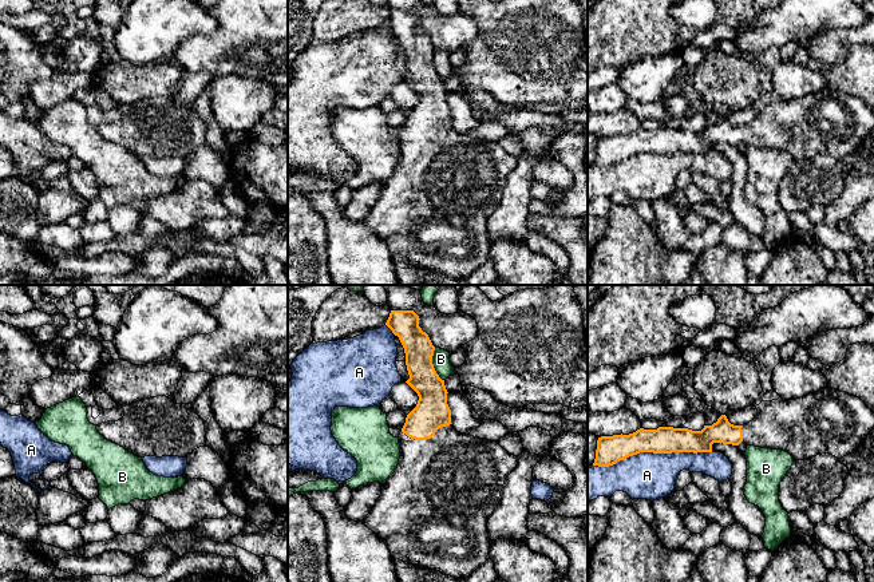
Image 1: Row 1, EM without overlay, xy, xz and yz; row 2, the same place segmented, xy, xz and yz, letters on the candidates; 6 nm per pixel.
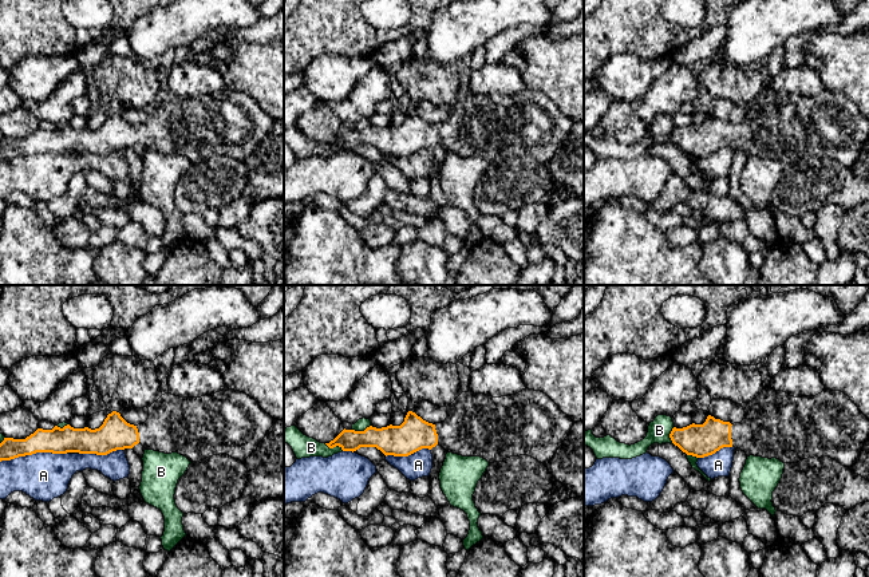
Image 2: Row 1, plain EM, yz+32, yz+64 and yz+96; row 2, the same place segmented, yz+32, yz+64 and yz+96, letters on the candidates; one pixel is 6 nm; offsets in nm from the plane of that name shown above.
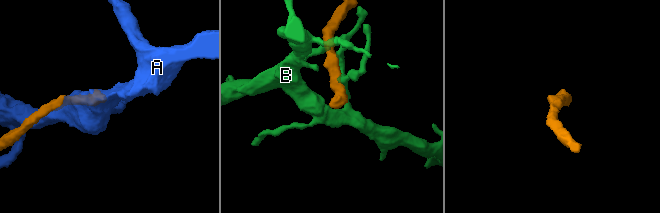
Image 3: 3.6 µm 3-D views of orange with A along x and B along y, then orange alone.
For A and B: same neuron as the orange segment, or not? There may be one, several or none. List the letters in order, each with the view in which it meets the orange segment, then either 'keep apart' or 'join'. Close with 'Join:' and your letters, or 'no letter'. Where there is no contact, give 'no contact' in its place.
A: contact in yz; keep apart
B: contact in xz; keep apart
Join: no letter

